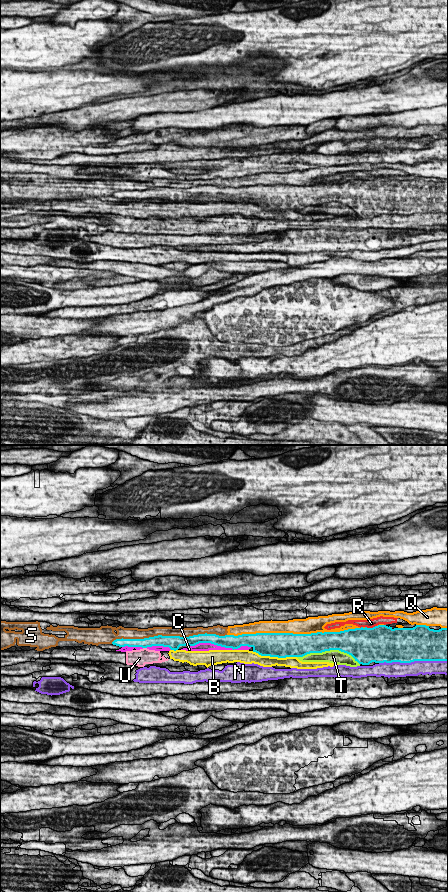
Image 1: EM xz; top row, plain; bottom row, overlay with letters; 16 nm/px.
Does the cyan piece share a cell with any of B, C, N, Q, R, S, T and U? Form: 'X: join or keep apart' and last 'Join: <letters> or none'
B: keep apart
C: keep apart
N: keep apart
Q: keep apart
R: keep apart
S: keep apart
T: keep apart
U: keep apart
Join: none

